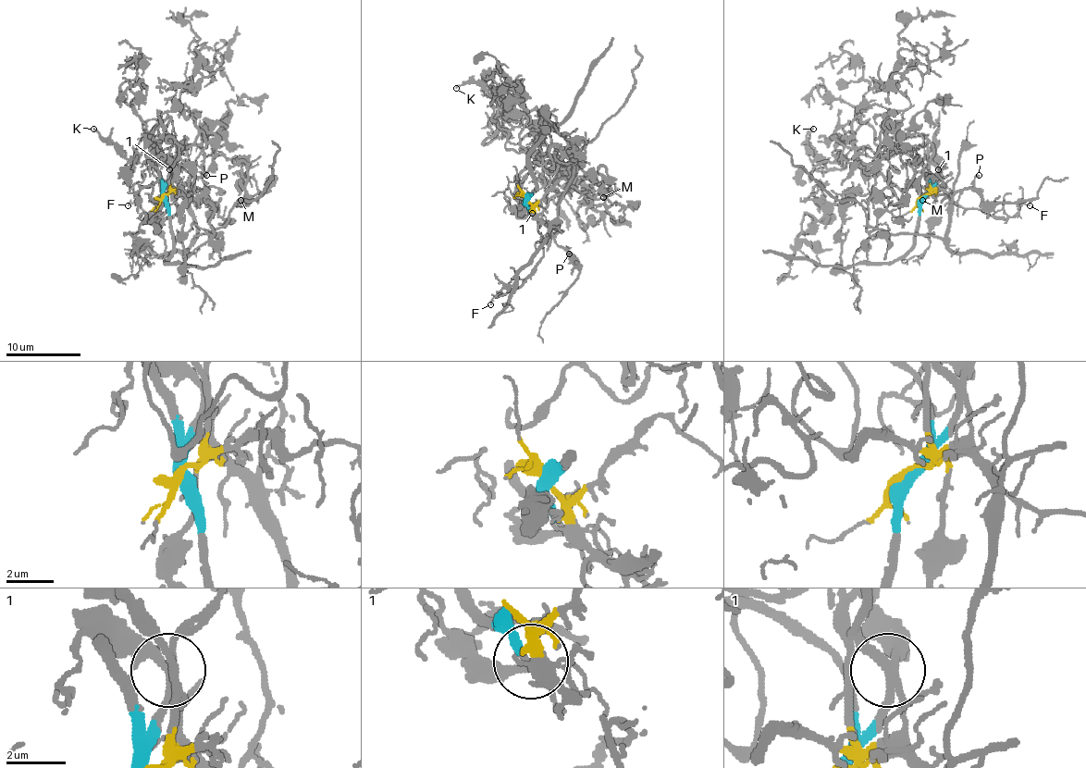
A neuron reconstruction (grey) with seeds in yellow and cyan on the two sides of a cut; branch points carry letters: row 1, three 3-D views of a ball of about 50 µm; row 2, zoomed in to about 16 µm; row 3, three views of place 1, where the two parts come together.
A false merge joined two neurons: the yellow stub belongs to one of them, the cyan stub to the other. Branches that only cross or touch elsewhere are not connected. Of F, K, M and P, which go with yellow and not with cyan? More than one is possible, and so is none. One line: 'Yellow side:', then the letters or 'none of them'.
Yellow side: F, P

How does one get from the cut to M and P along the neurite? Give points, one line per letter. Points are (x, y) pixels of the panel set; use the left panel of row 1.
M: (162, 197), (182, 147), (204, 147), (215, 134), (226, 142), (215, 149), (255, 180), (257, 192), (240, 199)
P: (162, 197), (175, 190), (184, 195), (204, 184), (203, 179), (206, 175)

